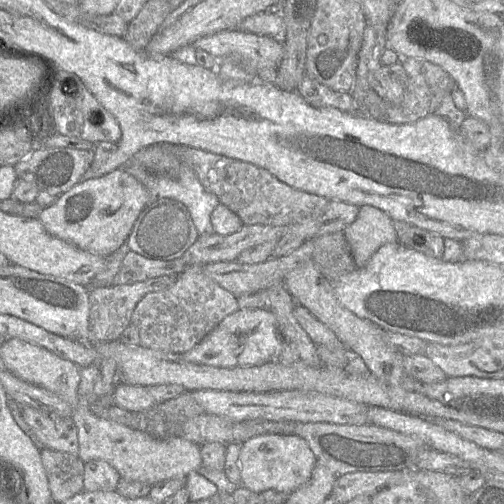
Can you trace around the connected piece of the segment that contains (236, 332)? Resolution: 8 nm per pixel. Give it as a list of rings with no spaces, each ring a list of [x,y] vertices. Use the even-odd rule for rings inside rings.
[[[239,309],[223,319],[199,343],[182,353],[191,363],[220,367],[252,367],[268,362],[277,362],[282,352],[282,342],[277,320],[267,309]]]

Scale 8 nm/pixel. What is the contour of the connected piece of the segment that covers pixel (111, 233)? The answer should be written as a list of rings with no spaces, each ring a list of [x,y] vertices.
[[[124,168],[101,177],[82,180],[42,209],[37,219],[52,235],[107,257],[126,241],[140,213],[150,202],[146,187]]]

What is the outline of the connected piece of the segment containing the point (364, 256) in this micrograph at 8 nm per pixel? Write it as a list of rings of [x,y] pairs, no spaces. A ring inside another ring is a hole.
[[[359,207],[356,219],[343,231],[358,268],[364,267],[383,245],[398,241],[394,221],[375,207]]]

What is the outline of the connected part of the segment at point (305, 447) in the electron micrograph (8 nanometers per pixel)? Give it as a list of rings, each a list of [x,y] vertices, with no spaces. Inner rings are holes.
[[[296,435],[255,436],[242,443],[239,457],[242,486],[255,493],[273,489],[291,494],[309,480],[316,462],[308,443]]]

